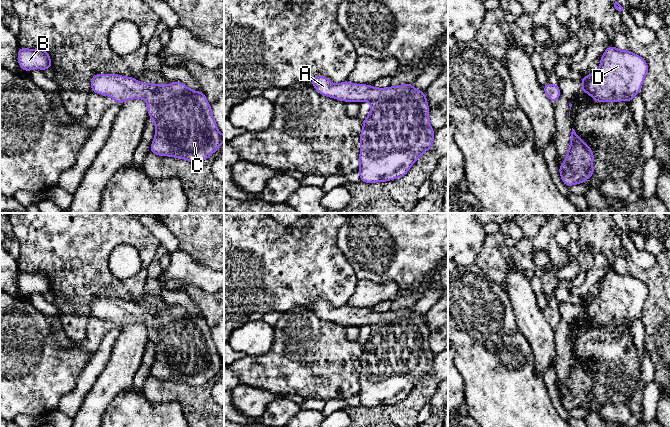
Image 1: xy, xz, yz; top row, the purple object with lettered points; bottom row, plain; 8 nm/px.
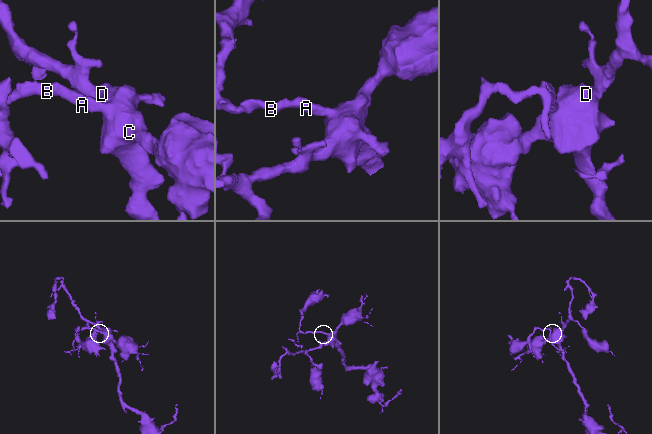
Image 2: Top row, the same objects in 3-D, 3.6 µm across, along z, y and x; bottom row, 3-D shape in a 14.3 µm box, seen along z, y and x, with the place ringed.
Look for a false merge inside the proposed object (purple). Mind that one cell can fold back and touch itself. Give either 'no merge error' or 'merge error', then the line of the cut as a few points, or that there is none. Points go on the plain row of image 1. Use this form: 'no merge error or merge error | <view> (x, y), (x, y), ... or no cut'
no merge error | no cut

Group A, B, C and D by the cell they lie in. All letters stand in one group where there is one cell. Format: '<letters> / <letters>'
A B C D

